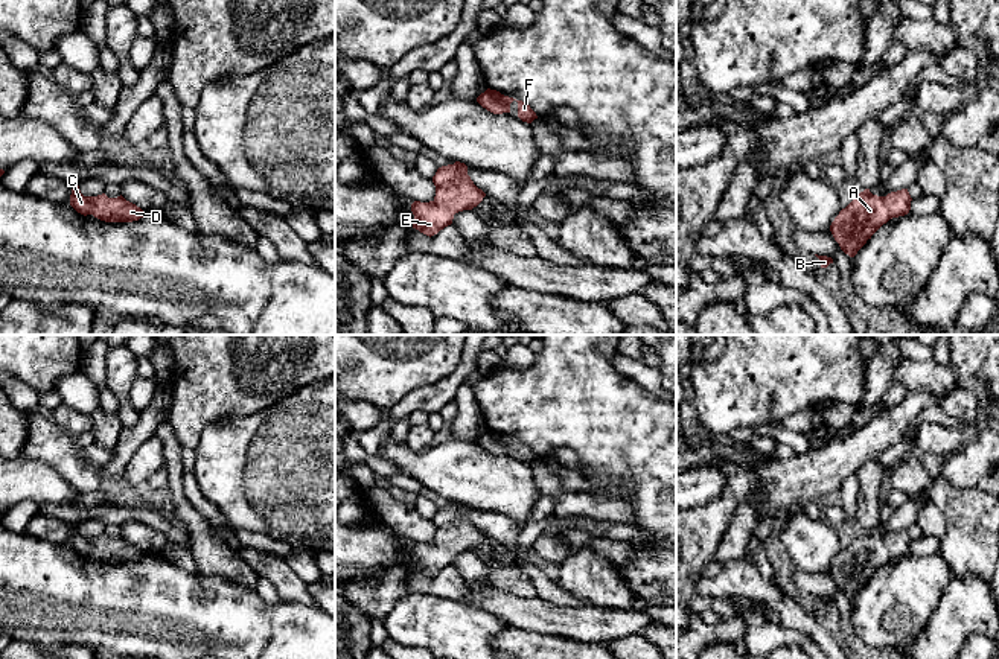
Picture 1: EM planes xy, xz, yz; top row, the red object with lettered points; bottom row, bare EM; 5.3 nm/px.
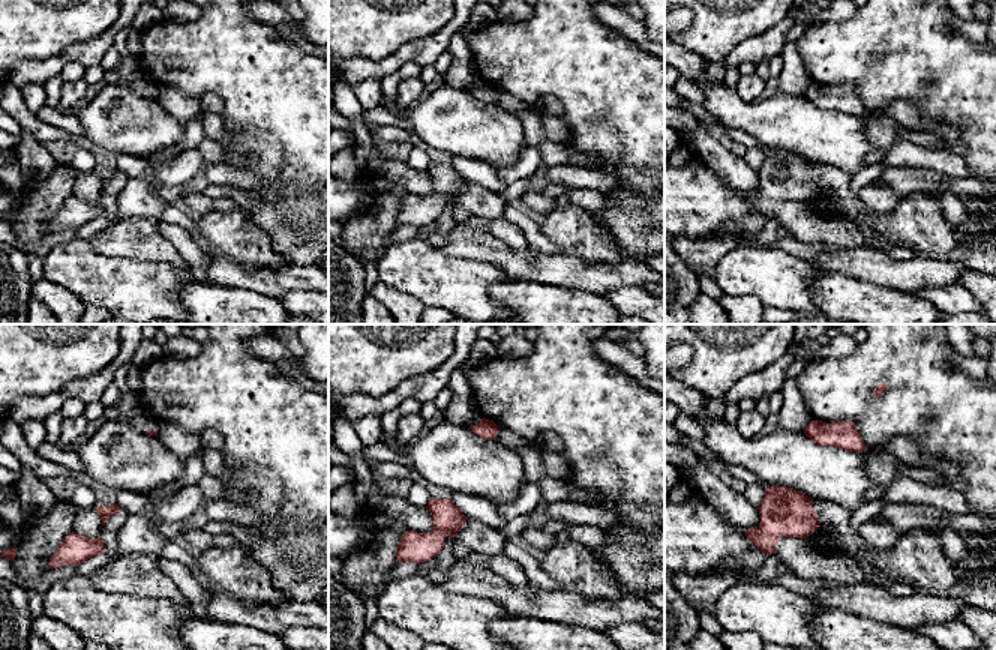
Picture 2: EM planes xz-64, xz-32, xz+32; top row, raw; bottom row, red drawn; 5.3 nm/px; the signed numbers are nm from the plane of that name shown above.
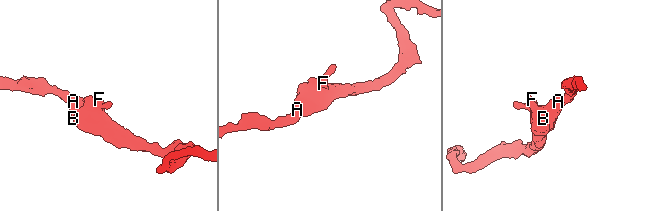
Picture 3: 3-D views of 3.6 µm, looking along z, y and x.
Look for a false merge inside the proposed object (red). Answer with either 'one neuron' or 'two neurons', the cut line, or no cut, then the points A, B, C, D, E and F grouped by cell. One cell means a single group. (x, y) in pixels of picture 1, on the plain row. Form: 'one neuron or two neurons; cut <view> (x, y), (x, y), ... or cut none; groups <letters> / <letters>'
one neuron; cut none; groups A B C D E F

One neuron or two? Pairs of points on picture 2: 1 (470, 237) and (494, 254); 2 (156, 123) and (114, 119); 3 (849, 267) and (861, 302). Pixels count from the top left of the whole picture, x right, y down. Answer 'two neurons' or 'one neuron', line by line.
1: one neuron
2: one neuron
3: two neurons

